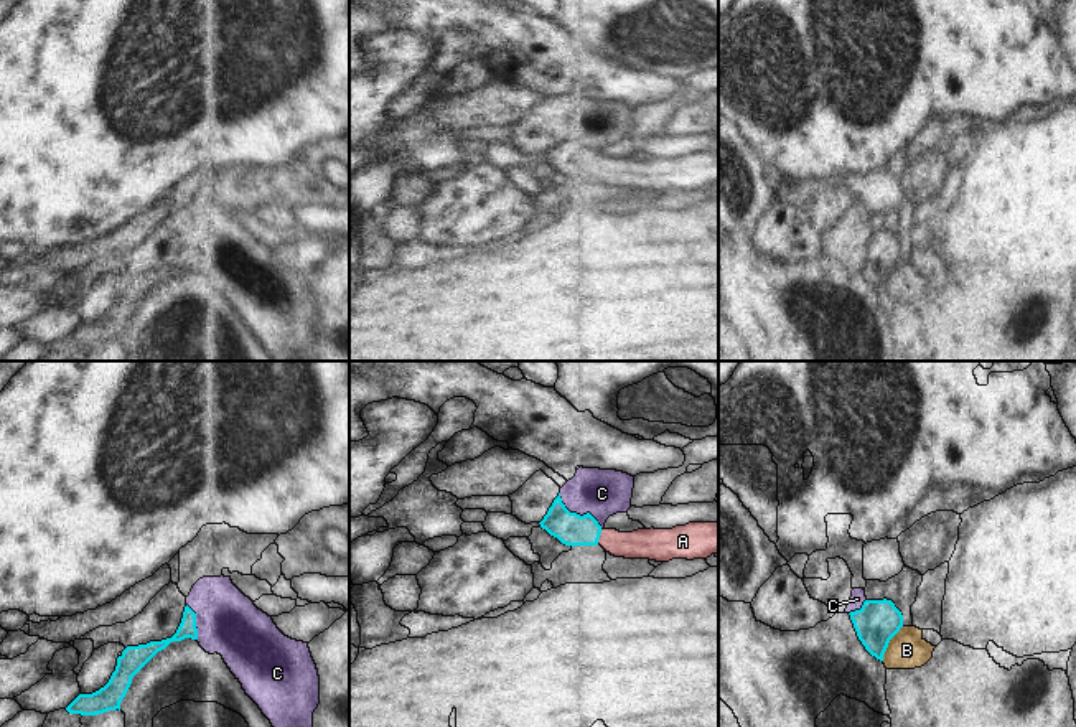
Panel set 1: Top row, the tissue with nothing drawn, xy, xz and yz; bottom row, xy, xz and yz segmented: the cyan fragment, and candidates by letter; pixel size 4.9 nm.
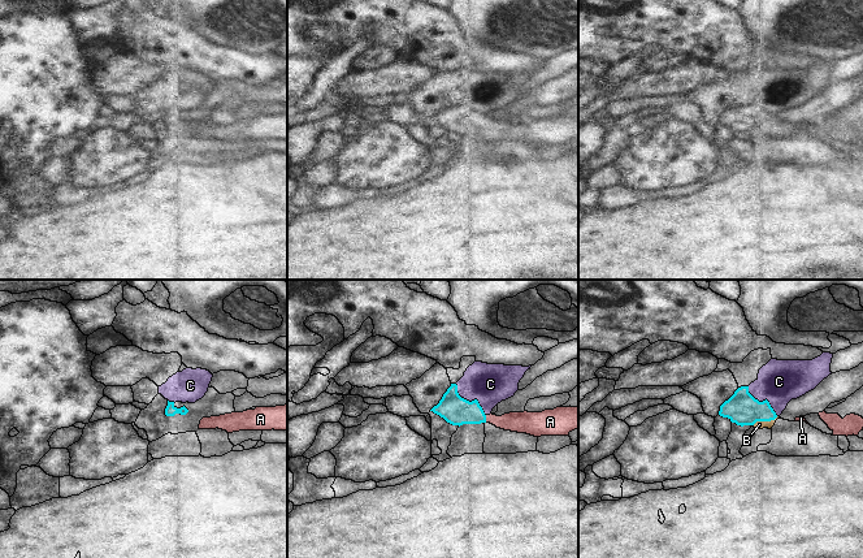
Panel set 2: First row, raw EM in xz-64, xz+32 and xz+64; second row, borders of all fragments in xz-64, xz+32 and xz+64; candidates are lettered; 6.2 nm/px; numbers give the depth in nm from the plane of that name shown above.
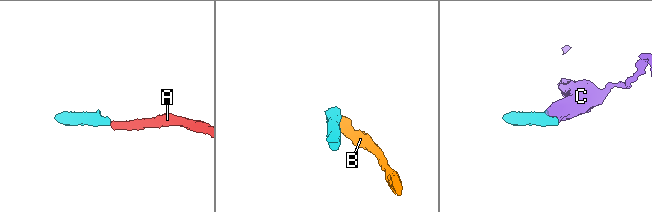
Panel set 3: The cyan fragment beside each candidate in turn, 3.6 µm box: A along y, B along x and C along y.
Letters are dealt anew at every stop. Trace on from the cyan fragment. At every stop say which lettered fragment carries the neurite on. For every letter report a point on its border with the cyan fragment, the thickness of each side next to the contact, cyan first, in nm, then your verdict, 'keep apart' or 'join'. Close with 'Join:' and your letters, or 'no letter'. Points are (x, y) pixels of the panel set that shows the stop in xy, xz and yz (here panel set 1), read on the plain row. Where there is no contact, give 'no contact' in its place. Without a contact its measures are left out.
A: contact xz (598, 167); calibres 160 and 140 nm; join
B: contact yz (888, 272); calibres 220 and 190 nm; keep apart
C: contact xz (579, 145); calibres 160 and 240 nm; keep apart
Join: A

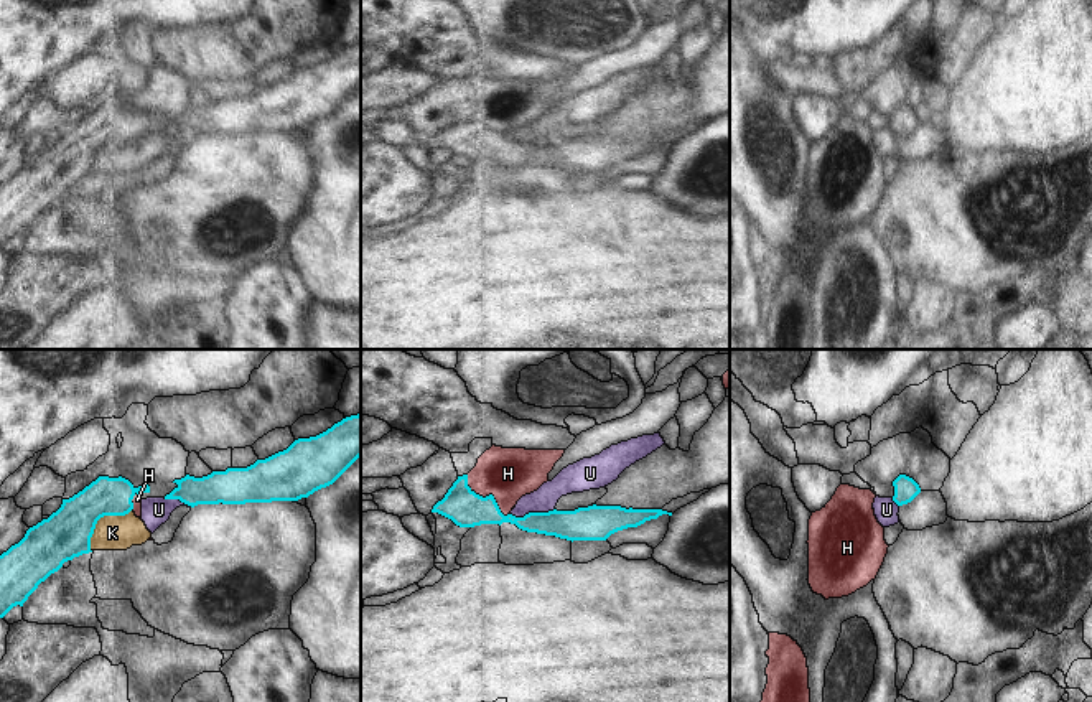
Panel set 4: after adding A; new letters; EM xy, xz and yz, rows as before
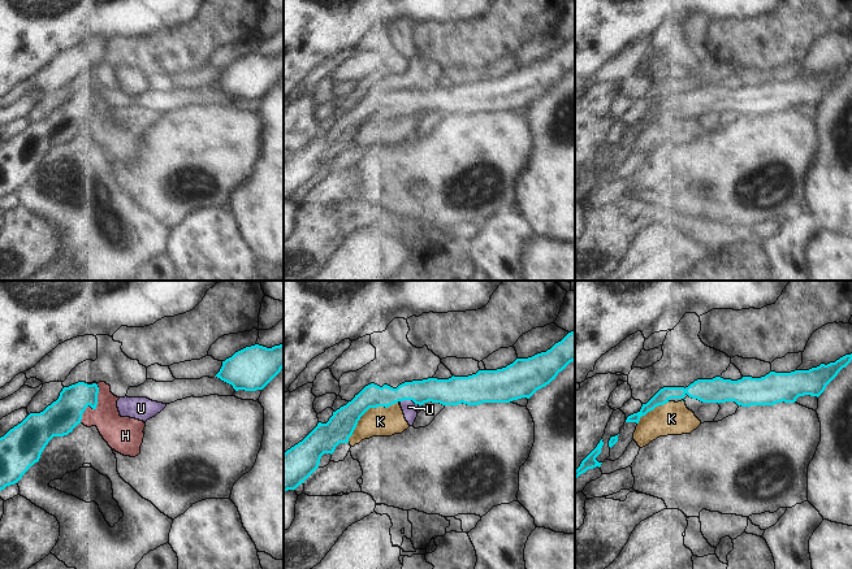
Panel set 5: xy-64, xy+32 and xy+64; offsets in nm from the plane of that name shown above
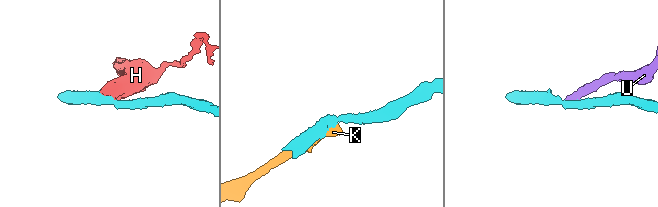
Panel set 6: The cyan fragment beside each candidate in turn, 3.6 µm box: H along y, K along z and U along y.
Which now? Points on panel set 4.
H: contact xz (488, 127); calibres 180 and 260 nm; keep apart
K: contact xy (101, 147); calibres 240 and 180 nm; keep apart
U: contact xz (532, 144); calibres 160 and 130 nm; keep apart
Join: no letter

